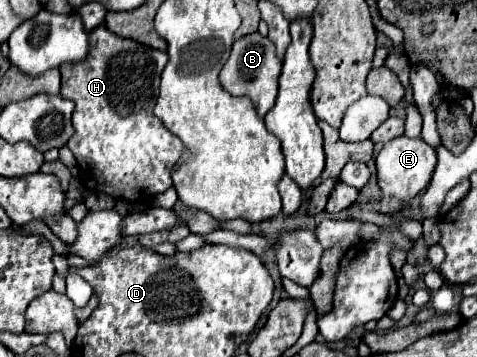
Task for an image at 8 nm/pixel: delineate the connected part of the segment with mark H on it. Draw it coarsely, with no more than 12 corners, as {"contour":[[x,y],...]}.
{"contour":[[92,29],[60,65],[88,191],[172,187],[184,143],[154,115],[164,51]]}

